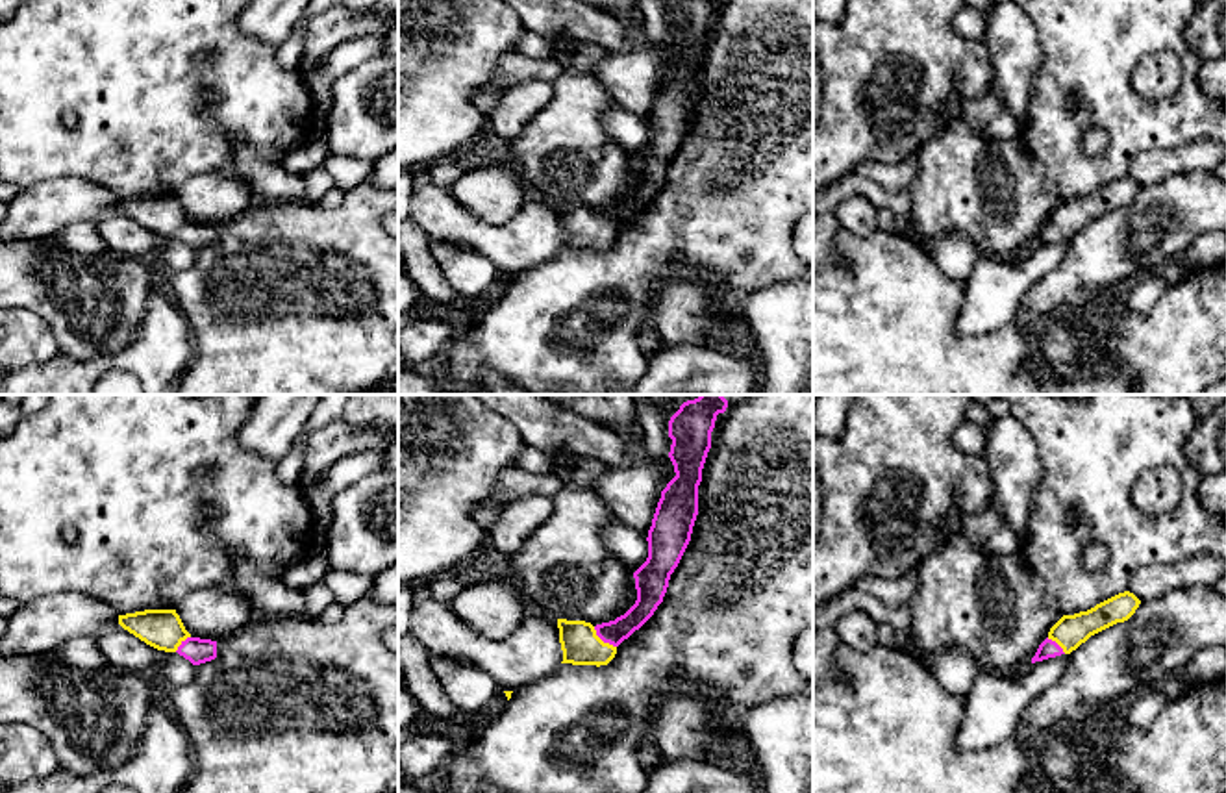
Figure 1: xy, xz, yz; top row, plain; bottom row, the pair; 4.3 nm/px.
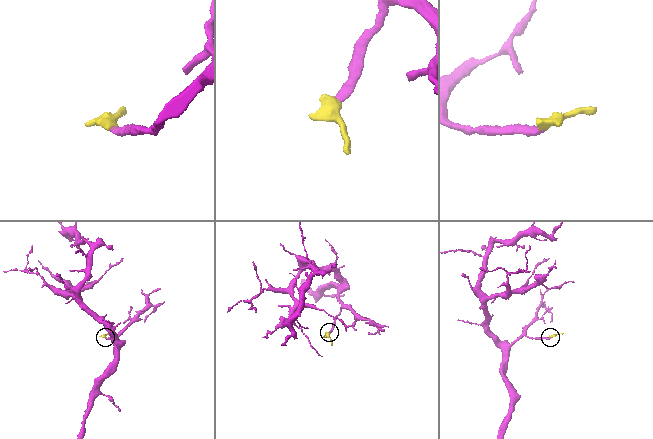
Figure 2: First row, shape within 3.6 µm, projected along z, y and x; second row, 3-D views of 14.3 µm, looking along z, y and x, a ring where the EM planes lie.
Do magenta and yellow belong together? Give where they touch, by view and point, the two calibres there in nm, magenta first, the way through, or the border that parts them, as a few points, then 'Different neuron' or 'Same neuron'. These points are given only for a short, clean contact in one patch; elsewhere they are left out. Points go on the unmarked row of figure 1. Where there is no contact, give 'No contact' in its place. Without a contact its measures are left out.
Touches magenta at xz (602, 225). Thickness 110 nm (magenta) against 170 nm. Path across: xz (613, 217), (602, 225), (580, 230). Same neuron

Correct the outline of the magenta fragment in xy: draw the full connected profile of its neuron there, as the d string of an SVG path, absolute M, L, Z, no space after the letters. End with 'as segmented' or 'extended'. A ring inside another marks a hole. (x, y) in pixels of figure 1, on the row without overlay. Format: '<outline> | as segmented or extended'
M144 195L119 200L119 209L146 230L178 237L193 250L217 243L217 226L193 222L176 195Z | extended

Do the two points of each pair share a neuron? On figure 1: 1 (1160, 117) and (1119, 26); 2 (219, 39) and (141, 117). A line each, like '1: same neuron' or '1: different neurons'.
1: same neuron
2: same neuron

